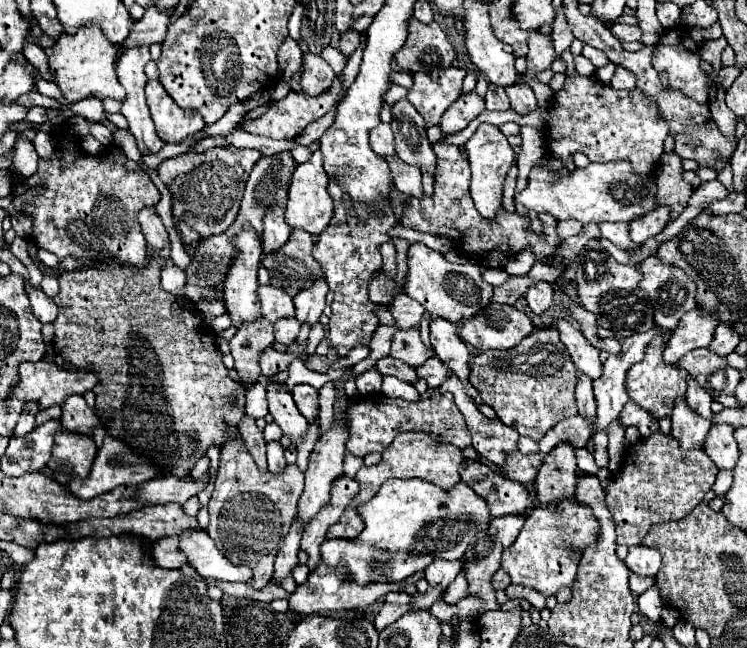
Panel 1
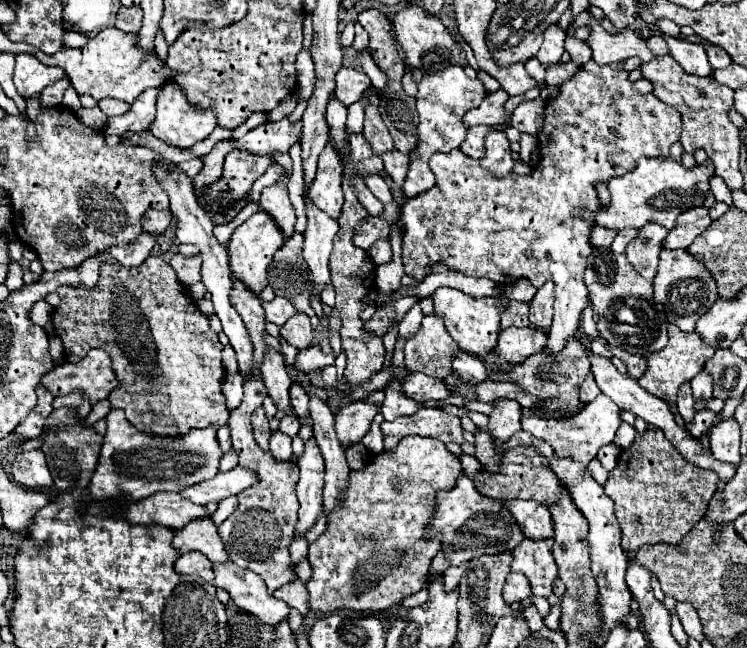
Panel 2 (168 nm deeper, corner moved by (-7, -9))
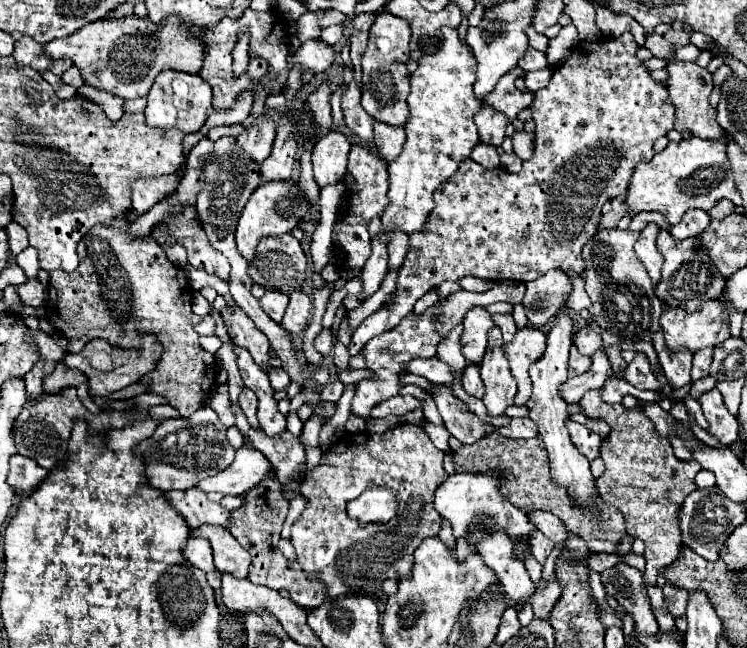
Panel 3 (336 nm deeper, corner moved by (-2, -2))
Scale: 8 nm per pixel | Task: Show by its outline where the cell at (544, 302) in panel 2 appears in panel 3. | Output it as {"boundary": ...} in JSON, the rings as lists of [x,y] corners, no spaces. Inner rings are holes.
{"boundary":[[[547,271],[535,281],[527,283],[523,305],[527,309],[527,319],[533,327],[543,327],[559,307],[567,301],[571,293],[571,281],[563,271]]]}

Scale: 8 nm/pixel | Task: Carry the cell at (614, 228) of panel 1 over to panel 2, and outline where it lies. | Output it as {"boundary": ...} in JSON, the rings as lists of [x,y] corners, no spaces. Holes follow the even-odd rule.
{"boundary":[[[648,224],[640,230],[640,234],[628,244],[626,256],[630,264],[646,278],[654,280],[656,266],[658,266],[658,254],[664,246],[664,238],[668,236],[668,230],[660,224]]]}

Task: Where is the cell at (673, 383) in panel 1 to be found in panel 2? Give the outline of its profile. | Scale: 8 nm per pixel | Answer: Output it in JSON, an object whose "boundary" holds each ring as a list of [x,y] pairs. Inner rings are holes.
{"boundary":[[[668,324],[668,346],[664,350],[648,356],[648,370],[638,382],[650,394],[654,394],[654,396],[658,396],[662,400],[668,400],[670,408],[674,410],[676,392],[678,392],[680,384],[690,382],[704,368],[704,362],[708,358],[712,358],[714,352],[716,350],[712,350],[712,346],[704,346],[704,340],[700,338],[700,334],[696,334],[696,332],[686,334],[676,324]]]}

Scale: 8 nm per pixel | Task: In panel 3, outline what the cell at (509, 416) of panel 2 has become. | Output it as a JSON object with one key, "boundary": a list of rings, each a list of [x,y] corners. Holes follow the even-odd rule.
{"boundary":[[[493,327],[489,331],[489,345],[485,357],[479,365],[481,379],[485,383],[483,403],[487,407],[489,417],[501,417],[507,407],[513,405],[517,395],[517,383],[511,375],[507,357],[501,351],[501,343],[501,331],[499,327]]]}

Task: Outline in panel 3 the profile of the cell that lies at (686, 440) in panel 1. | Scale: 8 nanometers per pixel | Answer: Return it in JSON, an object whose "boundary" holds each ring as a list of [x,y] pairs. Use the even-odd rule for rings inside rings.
{"boundary":[[[663,331],[653,339],[655,351],[663,365],[663,373],[673,389],[681,389],[691,383],[691,355],[667,355],[667,347],[663,347]]]}

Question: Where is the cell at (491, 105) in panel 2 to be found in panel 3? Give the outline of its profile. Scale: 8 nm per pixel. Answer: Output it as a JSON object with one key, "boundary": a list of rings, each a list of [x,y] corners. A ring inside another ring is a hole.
{"boundary":[[[515,66],[508,73],[501,77],[501,81],[497,83],[497,87],[483,97],[483,105],[489,105],[493,107],[495,111],[503,113],[509,117],[509,121],[513,121],[517,117],[517,113],[523,109],[523,107],[529,107],[531,101],[533,101],[533,93],[525,91],[517,91],[515,89],[515,80],[524,71],[519,67]]]}

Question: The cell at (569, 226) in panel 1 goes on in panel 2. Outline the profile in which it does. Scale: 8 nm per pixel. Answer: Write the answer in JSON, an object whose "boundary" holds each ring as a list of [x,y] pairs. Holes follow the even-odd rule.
{"boundary":[[[594,226],[592,228],[592,246],[602,246],[602,248],[610,248],[610,244],[612,244],[612,240],[614,240],[614,236],[616,236],[618,232],[616,230],[608,230],[608,228],[604,228],[604,226]]]}

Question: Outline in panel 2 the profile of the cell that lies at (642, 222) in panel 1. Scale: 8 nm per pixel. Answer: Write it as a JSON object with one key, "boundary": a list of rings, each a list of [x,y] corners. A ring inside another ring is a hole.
{"boundary":[[[696,206],[692,210],[686,210],[684,214],[680,214],[676,228],[670,230],[664,242],[664,248],[670,248],[670,250],[688,248],[694,242],[694,238],[702,234],[710,224],[712,224],[712,218],[708,214],[708,208]]]}

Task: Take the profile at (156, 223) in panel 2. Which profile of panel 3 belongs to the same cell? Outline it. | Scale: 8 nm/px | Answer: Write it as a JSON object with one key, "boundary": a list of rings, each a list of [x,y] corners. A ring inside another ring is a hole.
{"boundary":[[[179,173],[159,179],[137,179],[133,187],[133,209],[137,215],[147,213],[155,203],[173,193],[181,181]]]}

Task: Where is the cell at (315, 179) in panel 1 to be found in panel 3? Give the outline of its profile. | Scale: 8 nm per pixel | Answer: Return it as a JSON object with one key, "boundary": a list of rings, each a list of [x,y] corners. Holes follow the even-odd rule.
{"boundary":[[[331,131],[313,147],[313,171],[319,187],[339,183],[347,171],[347,155],[351,143],[339,131]]]}

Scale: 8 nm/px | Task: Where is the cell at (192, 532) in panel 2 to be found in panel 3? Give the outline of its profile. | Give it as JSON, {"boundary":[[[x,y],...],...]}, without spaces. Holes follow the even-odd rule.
{"boundary":[[[203,523],[197,529],[191,529],[191,537],[203,537],[211,543],[215,567],[227,571],[235,577],[247,577],[251,555],[237,543],[237,539],[225,531],[225,527]]]}

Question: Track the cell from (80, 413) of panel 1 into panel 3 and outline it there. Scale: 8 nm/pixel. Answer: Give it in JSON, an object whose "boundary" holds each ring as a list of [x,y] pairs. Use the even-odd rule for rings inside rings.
{"boundary":[[[59,363],[59,367],[51,375],[47,375],[47,379],[43,379],[43,389],[45,393],[57,393],[57,391],[63,391],[65,387],[77,387],[79,383],[87,383],[87,377]]]}

